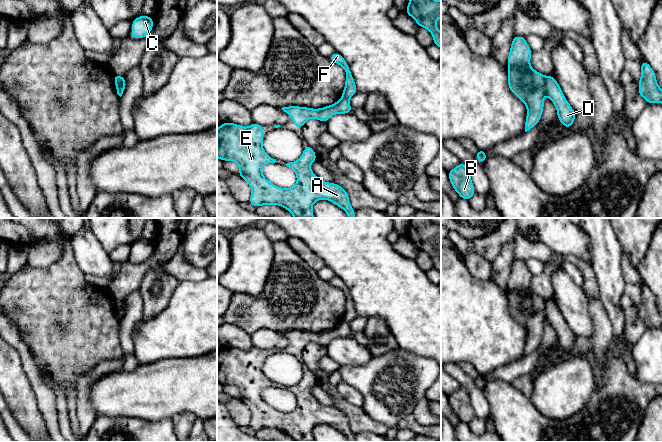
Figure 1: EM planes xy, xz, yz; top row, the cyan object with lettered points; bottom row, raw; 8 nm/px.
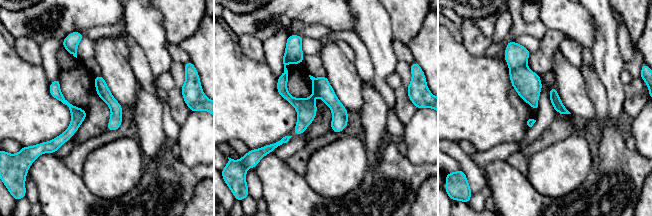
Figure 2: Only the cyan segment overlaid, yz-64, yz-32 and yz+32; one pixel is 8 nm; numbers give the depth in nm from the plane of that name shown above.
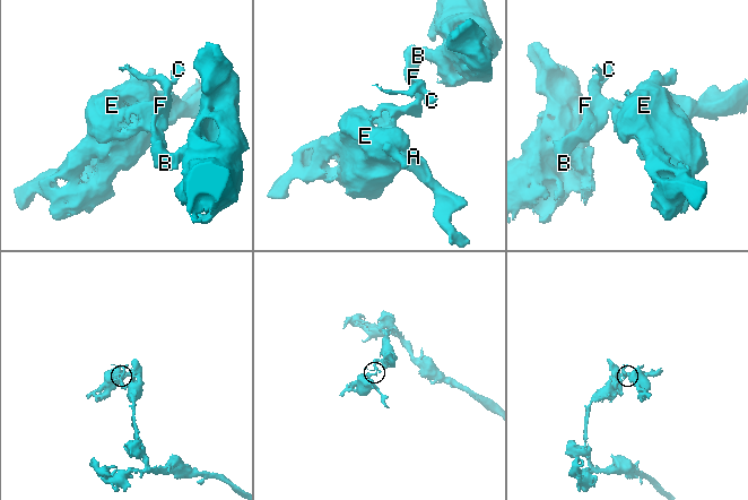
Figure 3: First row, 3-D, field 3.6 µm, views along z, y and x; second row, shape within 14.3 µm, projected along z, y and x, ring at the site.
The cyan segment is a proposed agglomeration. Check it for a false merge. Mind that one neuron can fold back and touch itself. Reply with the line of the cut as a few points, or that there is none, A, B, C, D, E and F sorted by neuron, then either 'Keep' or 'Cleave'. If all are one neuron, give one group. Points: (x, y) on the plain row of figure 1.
Split along yz (544, 300), (545, 317). Groups: A D E / B C F. Cleave

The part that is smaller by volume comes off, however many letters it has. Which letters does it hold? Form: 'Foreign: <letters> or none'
Foreign: A, D, E

